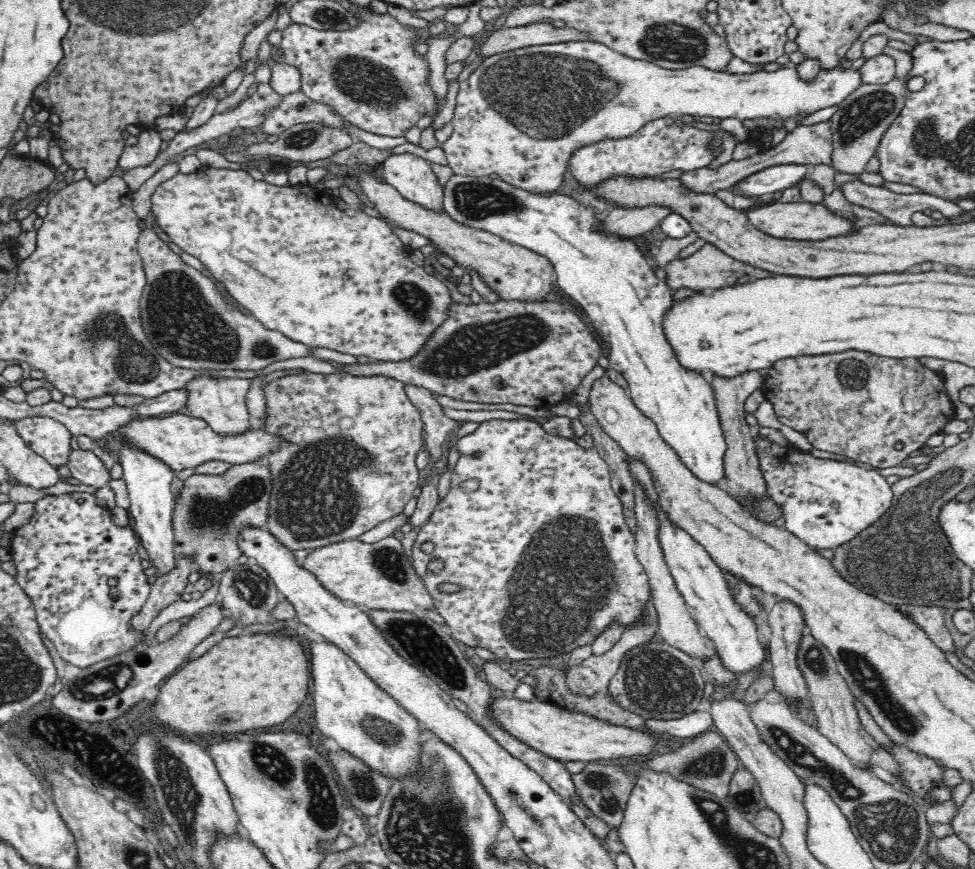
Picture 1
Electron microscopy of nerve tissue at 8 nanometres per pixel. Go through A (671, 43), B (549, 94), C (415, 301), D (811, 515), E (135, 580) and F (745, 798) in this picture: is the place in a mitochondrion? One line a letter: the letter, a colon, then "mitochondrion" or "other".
A: mitochondrion
B: mitochondrion
C: mitochondrion
D: other
E: other
F: mitochondrion

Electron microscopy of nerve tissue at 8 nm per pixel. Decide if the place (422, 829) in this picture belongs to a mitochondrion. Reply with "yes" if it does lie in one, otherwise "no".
yes

